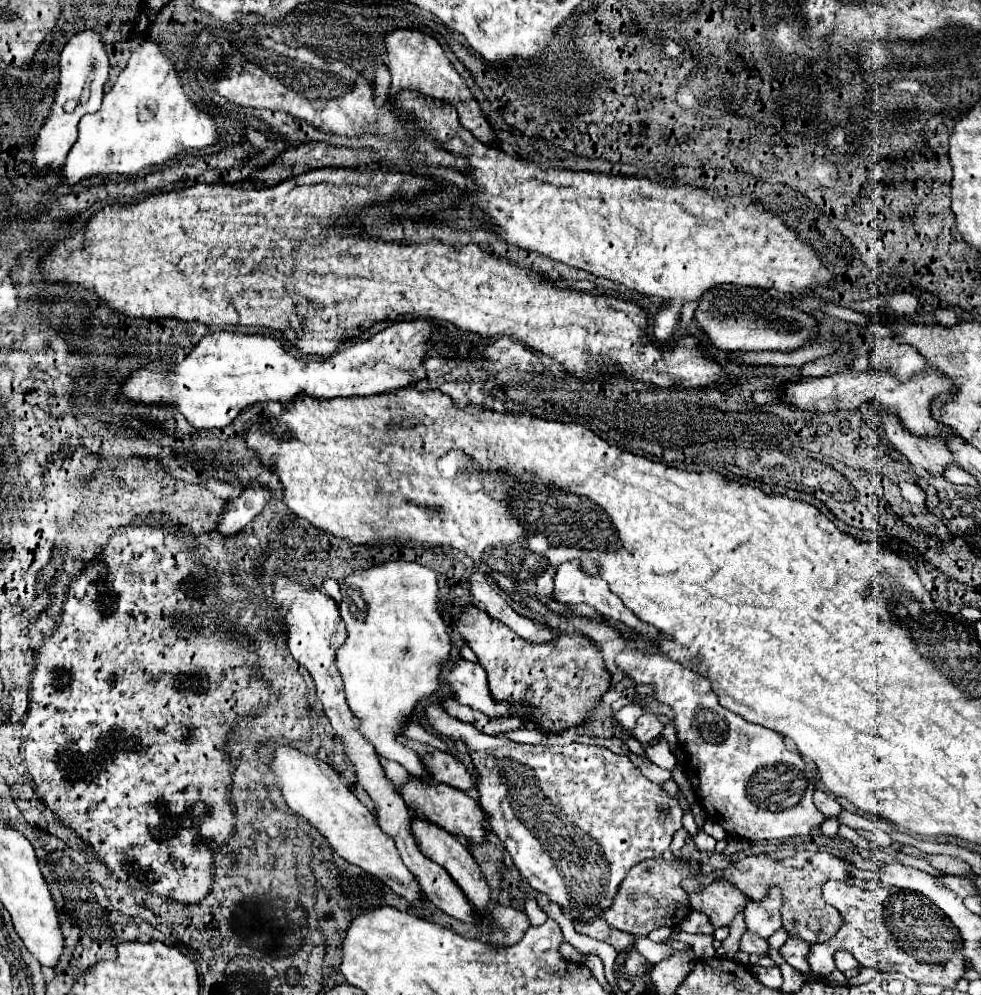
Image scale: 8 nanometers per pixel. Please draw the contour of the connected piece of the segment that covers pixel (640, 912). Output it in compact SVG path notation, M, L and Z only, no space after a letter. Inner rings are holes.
M651 858L643 860L637 866L633 866L627 872L627 878L623 878L615 902L607 910L603 910L603 920L607 920L613 928L625 930L631 934L647 936L651 930L657 930L661 926L677 926L683 922L683 918L689 914L687 894L681 888L681 880L685 878L687 870L697 870L701 864L691 862L689 866L683 866L683 860L665 860L665 858Z

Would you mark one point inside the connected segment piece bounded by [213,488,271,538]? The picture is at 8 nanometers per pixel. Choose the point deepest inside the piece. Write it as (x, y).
(240, 512)

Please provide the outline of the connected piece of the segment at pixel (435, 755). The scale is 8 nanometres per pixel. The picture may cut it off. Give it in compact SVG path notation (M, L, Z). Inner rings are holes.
M403 738L403 746L411 746L419 754L419 758L423 758L423 764L427 766L427 770L431 770L435 782L443 782L459 790L469 790L475 786L475 774L467 772L467 768L451 754L409 738Z

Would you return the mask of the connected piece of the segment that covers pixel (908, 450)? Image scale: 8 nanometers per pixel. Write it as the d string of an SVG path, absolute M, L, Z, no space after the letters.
M877 410L877 416L881 416L881 422L885 426L887 440L893 448L903 452L909 462L921 470L925 470L931 476L941 476L945 468L953 466L953 458L937 438L917 438L901 428L899 420L893 414L885 414L885 410Z

